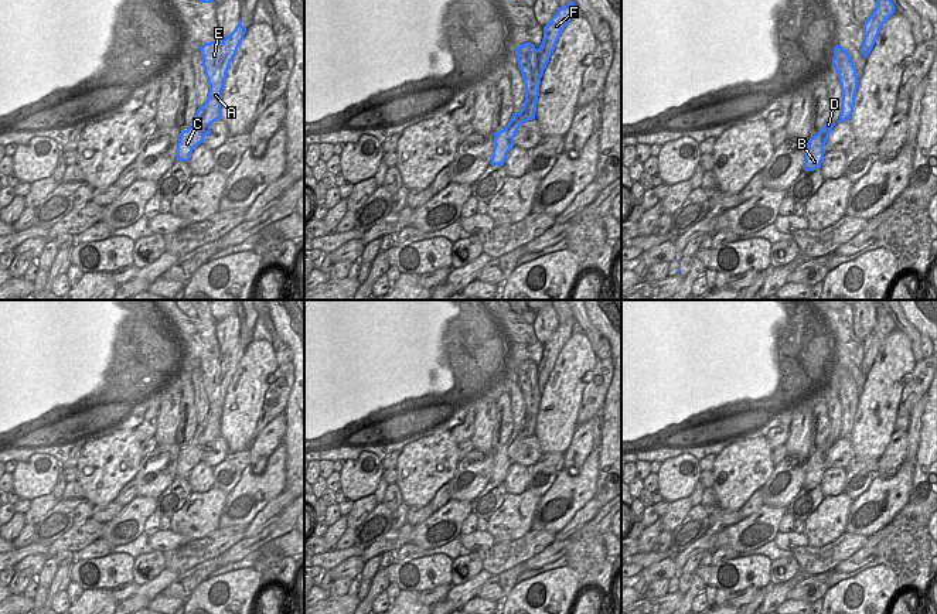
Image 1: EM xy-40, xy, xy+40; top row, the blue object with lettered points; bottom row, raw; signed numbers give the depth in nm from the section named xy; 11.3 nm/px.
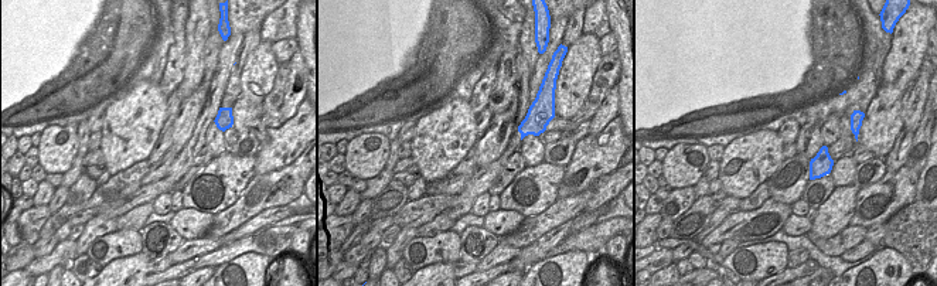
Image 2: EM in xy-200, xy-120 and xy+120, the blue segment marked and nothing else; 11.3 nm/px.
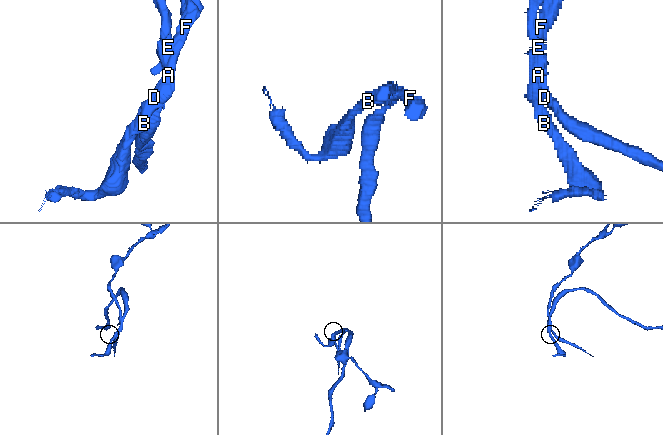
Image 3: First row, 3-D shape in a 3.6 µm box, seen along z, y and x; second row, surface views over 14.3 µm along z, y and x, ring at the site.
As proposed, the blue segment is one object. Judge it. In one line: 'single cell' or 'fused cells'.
fused cells

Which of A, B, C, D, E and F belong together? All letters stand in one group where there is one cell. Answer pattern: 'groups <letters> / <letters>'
groups A B C D F / E

